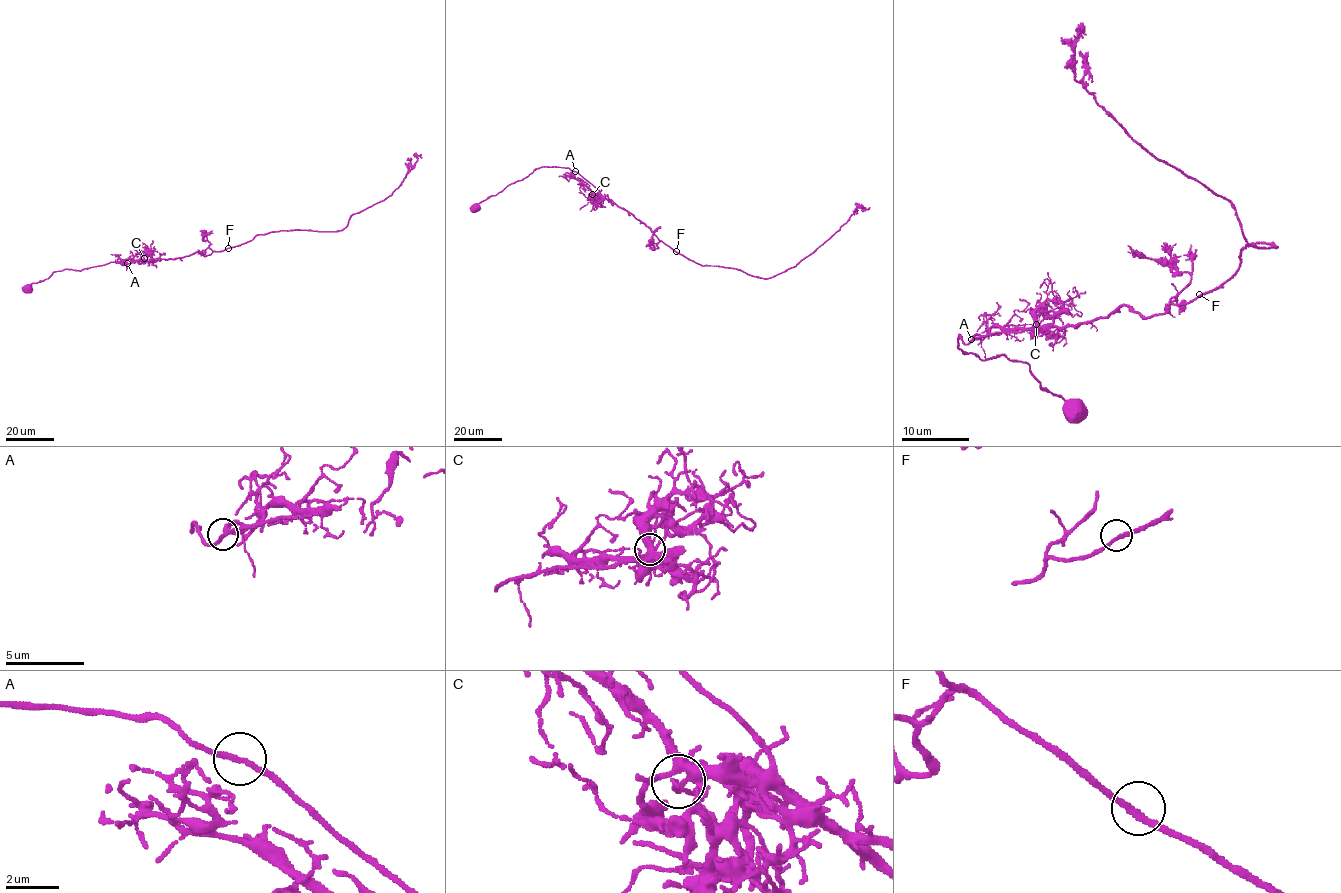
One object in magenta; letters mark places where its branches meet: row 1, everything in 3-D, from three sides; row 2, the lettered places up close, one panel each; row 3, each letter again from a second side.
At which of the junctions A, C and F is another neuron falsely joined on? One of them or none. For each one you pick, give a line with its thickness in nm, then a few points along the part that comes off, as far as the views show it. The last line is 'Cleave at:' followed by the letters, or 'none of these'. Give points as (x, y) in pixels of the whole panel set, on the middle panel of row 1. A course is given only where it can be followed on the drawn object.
Cleave at: none of these

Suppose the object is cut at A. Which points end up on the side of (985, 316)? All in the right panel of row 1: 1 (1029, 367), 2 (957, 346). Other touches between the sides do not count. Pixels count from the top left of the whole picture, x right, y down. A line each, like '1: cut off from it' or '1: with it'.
1: cut off from it
2: cut off from it

